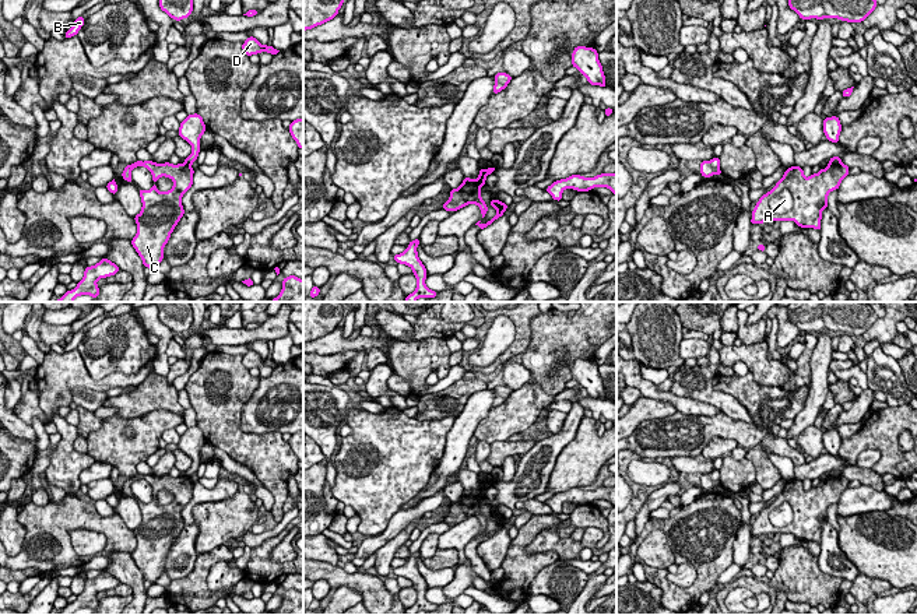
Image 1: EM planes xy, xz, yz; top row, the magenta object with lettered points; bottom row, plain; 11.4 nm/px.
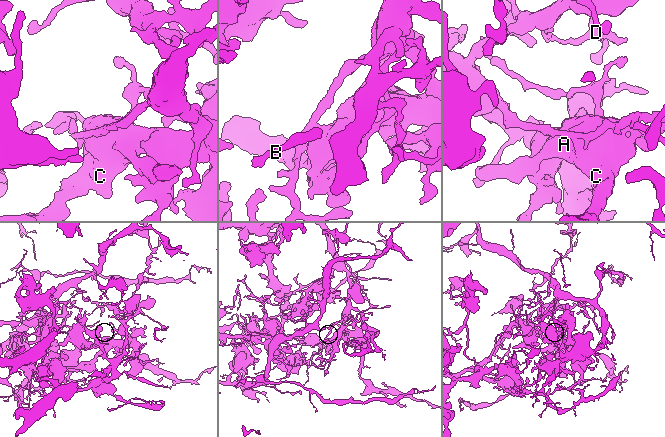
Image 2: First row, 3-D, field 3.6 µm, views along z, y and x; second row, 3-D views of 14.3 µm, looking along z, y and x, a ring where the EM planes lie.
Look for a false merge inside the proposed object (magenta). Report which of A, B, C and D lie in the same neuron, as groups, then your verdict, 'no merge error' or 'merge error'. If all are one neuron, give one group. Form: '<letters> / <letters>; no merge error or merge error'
A B D / C; merge error

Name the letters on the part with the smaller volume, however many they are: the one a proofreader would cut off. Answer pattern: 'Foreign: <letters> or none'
Foreign: C

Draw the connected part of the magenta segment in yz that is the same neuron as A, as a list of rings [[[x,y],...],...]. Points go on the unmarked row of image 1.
[[[784,502],[769,514],[769,520],[776,527],[786,527],[793,521],[793,509]]]

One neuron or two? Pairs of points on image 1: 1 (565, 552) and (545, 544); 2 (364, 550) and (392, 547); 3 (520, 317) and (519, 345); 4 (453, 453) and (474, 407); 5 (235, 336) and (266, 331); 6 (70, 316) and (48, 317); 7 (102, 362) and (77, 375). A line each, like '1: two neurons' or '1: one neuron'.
1: one neuron
2: two neurons
3: one neuron
4: one neuron
5: one neuron
6: one neuron
7: two neurons

